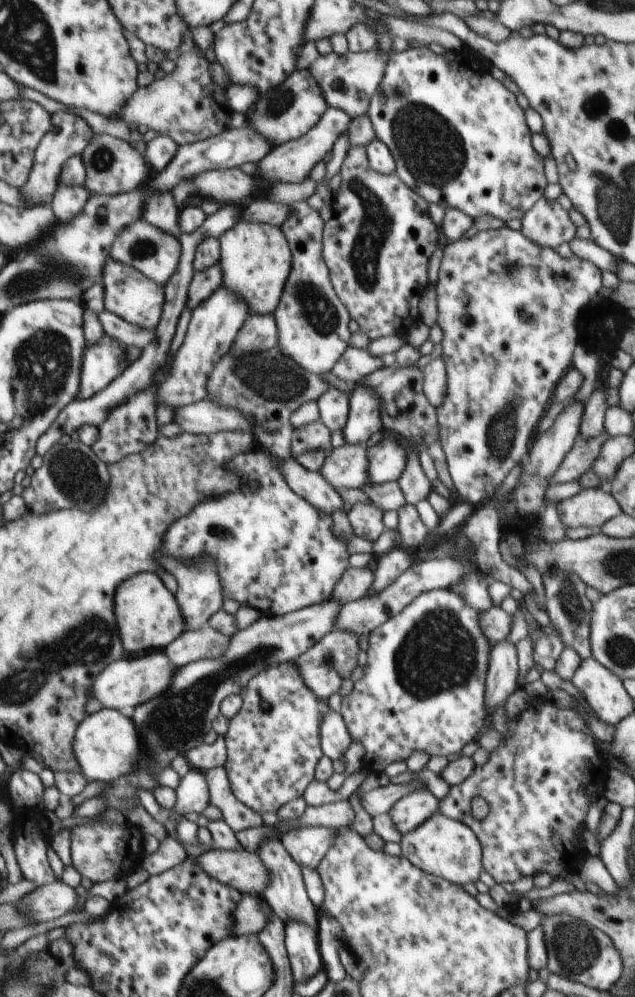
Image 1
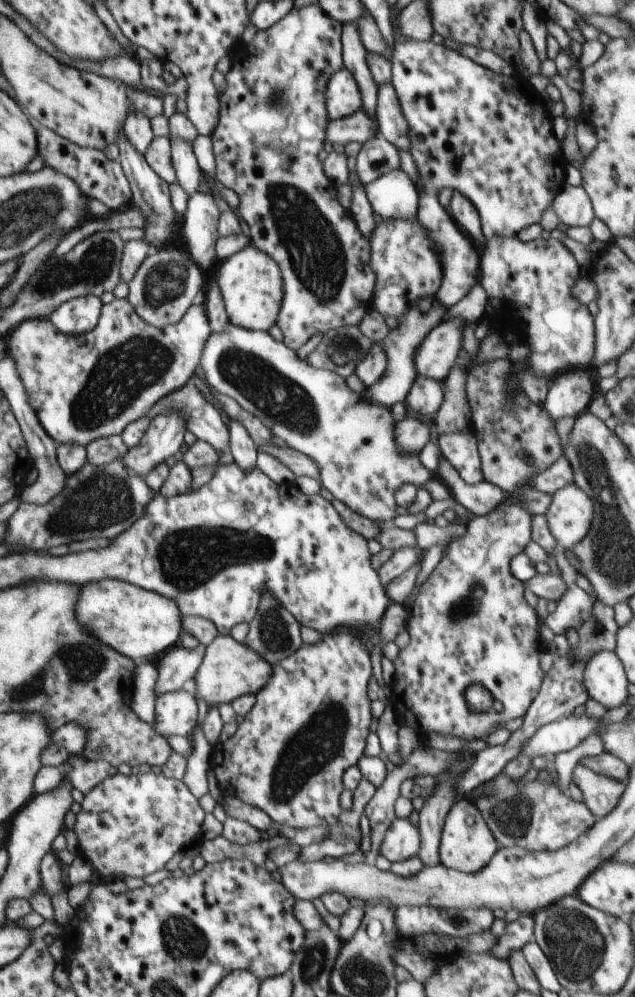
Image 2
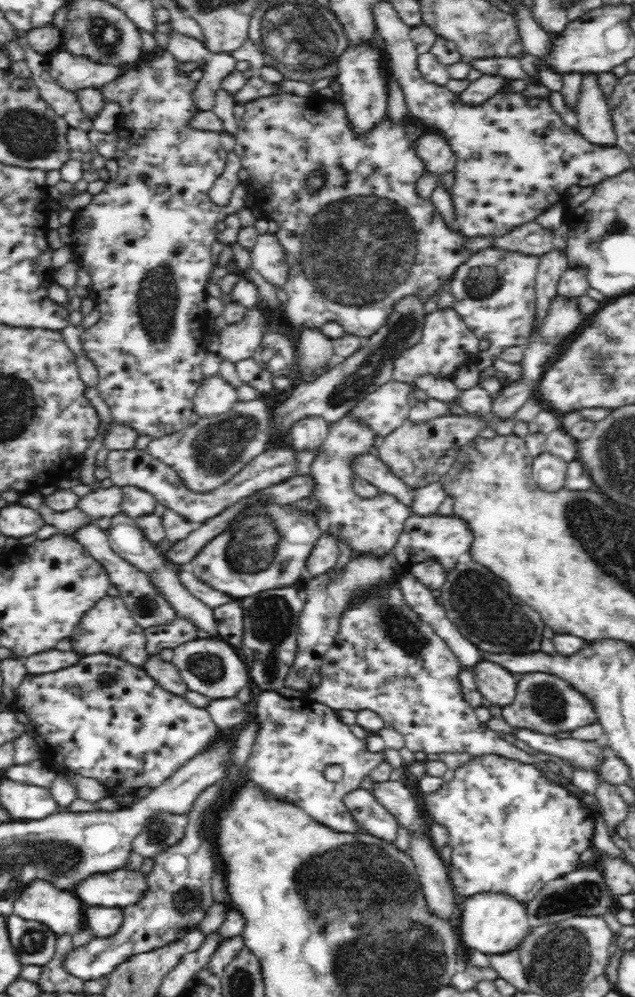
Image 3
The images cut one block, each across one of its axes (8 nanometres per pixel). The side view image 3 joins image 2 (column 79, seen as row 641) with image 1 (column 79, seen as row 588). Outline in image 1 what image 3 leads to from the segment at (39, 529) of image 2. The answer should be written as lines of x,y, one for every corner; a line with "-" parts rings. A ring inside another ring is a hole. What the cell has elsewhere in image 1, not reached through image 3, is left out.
70,440
68,444
56,444
51,452
43,457
42,467
31,476
30,486
25,488
24,497
28,507
36,514
50,514
52,510
68,508
98,508
110,490
112,472
98,454
82,440

